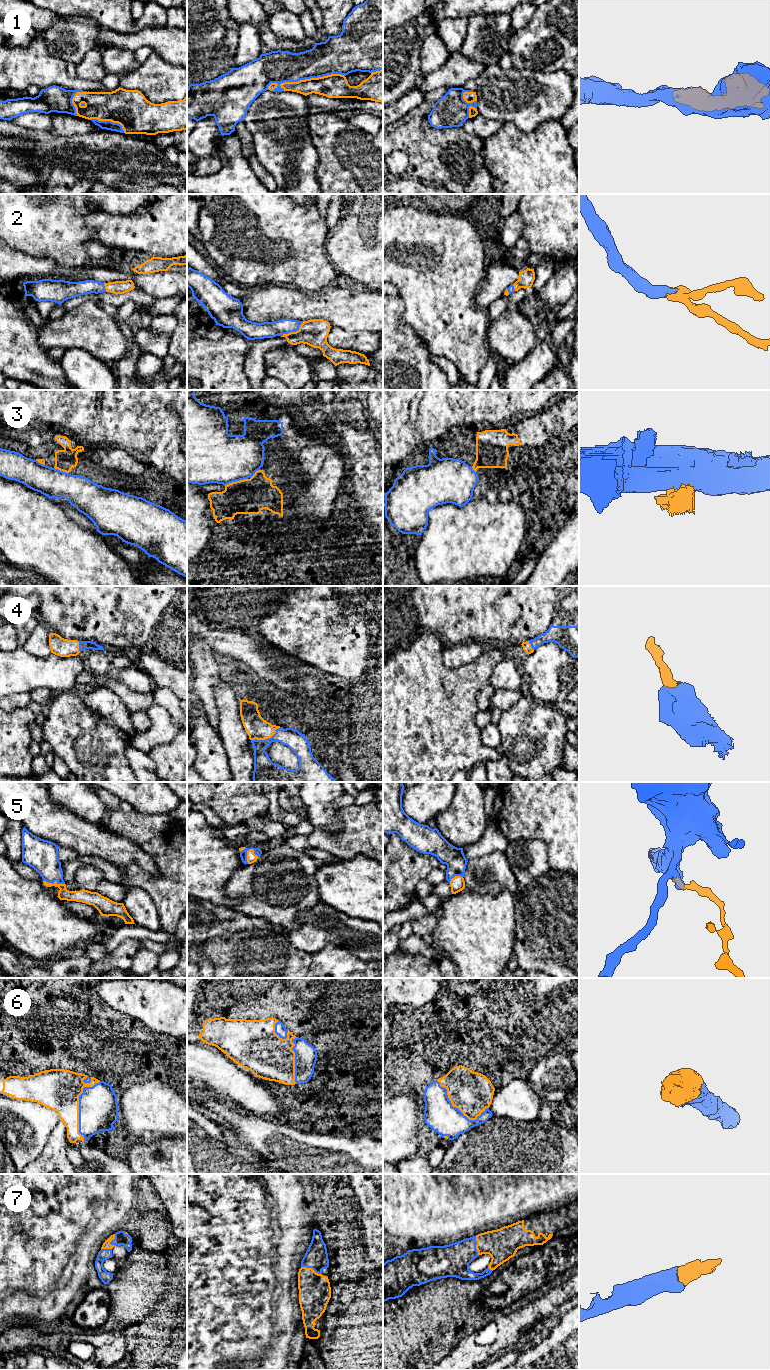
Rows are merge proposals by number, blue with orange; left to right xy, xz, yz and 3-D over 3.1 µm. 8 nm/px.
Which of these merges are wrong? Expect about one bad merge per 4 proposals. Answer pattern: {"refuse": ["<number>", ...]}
{"refuse": ["3"]}

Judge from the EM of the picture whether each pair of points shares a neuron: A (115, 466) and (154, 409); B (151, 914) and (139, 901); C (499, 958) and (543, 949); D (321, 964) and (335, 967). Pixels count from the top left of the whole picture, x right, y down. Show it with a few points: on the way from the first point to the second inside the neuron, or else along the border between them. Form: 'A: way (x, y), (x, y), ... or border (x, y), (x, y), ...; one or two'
A: border (103, 443), (109, 447), (123, 447), (132, 451); two
B: way (149, 911), (142, 904); one
C: border (515, 932), (513, 955); two
D: way (324, 964), (332, 967); one

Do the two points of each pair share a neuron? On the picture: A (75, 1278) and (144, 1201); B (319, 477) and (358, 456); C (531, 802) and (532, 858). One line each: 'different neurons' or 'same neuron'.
A: same neuron
B: different neurons
C: different neurons

